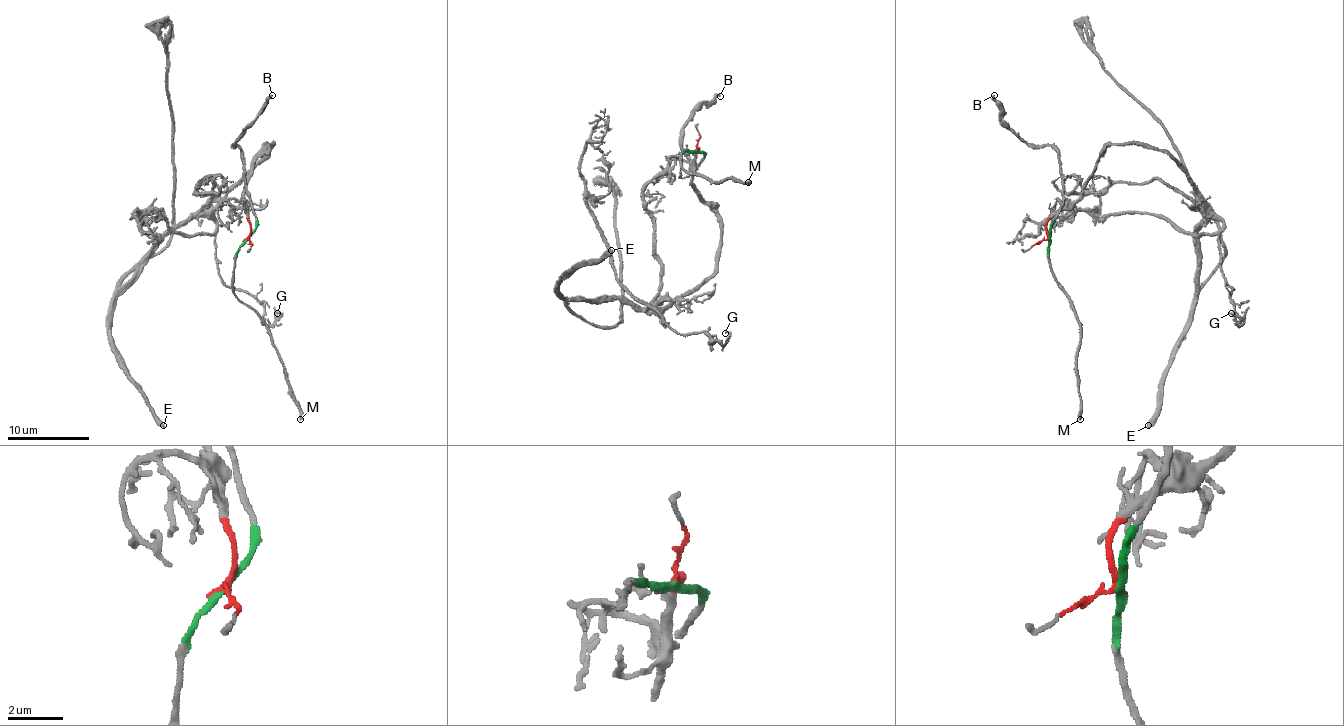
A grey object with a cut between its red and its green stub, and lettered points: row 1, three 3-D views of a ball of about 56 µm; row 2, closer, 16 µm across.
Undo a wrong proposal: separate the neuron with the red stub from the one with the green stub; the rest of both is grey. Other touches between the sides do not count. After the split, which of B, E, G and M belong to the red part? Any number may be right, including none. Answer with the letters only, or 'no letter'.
E, G

